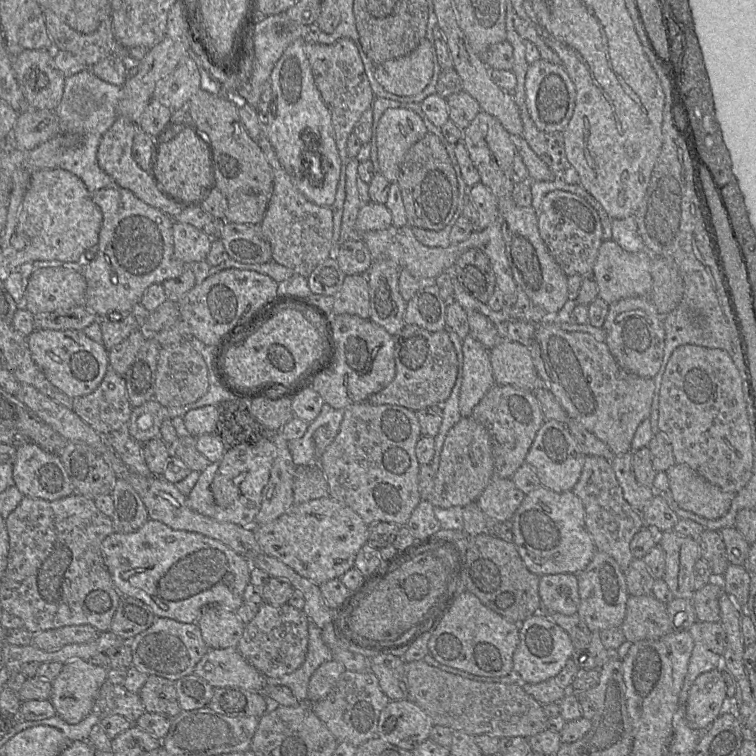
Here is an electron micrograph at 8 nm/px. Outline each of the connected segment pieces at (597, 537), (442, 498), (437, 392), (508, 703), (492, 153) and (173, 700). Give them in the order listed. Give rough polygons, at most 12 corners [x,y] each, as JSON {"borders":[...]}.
{"borders":[[[586,456],[572,491],[597,550],[625,573],[644,524],[611,460]],[[473,417],[447,433],[430,500],[475,503],[494,477],[492,439]],[[405,324],[394,379],[366,401],[441,406],[458,375],[450,330]],[[405,662],[407,699],[452,731],[548,729],[520,681],[478,682]],[[480,111],[463,131],[497,214],[515,283],[556,314],[568,278],[549,253],[514,140]],[[147,677],[139,691],[145,712],[173,718],[182,710],[175,682]]]}

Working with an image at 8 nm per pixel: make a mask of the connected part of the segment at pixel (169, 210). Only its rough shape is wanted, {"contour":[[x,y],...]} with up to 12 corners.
{"contour":[[117,117],[98,165],[119,187],[173,220],[186,204],[165,194],[132,157],[135,124]]}

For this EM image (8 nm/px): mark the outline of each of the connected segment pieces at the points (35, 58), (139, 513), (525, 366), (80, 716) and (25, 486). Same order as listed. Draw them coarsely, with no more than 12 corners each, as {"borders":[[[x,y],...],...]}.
{"borders":[[[24,50],[12,66],[30,108],[56,112],[66,78],[54,53]],[[117,479],[110,495],[114,532],[134,532],[148,520],[142,499]],[[528,345],[490,350],[497,385],[531,390],[538,375]],[[75,658],[52,681],[57,715],[78,724],[93,712],[108,669]],[[16,448],[13,480],[24,496],[75,493],[58,455]]]}

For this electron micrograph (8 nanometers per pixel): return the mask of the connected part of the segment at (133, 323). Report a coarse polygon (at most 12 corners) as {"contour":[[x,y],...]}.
{"contour":[[138,303],[125,314],[95,317],[109,352],[133,330],[149,311]]}

